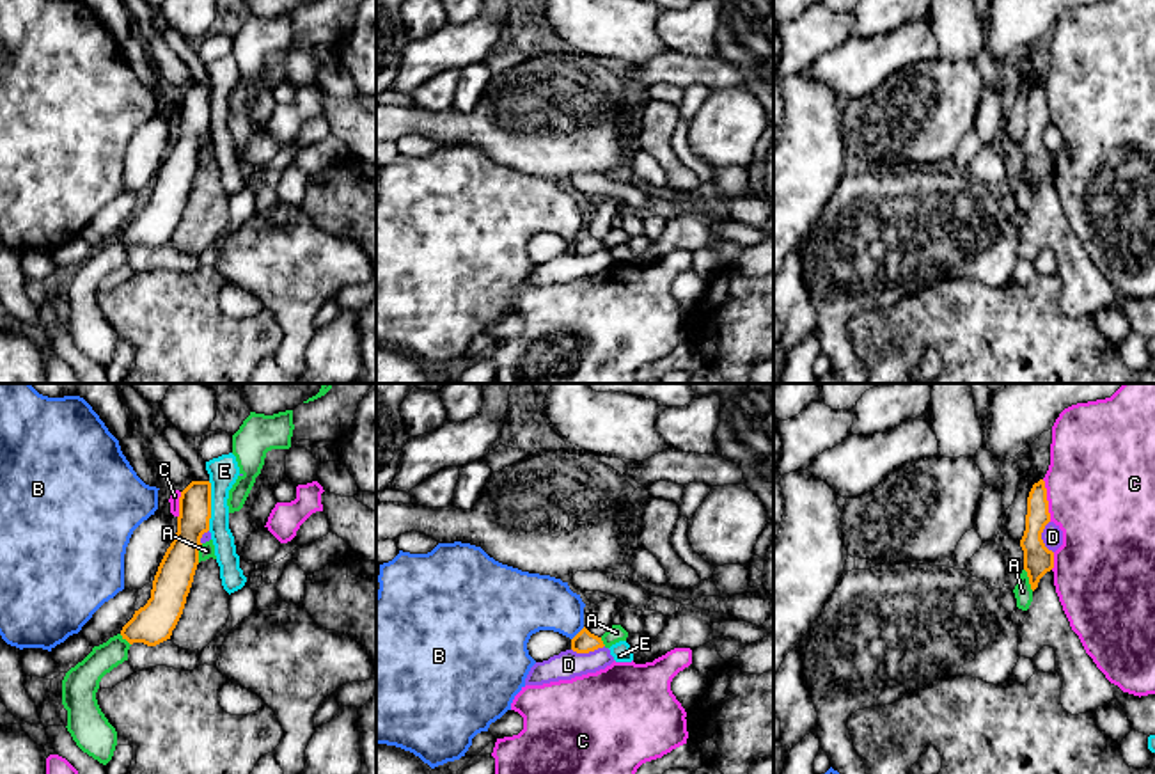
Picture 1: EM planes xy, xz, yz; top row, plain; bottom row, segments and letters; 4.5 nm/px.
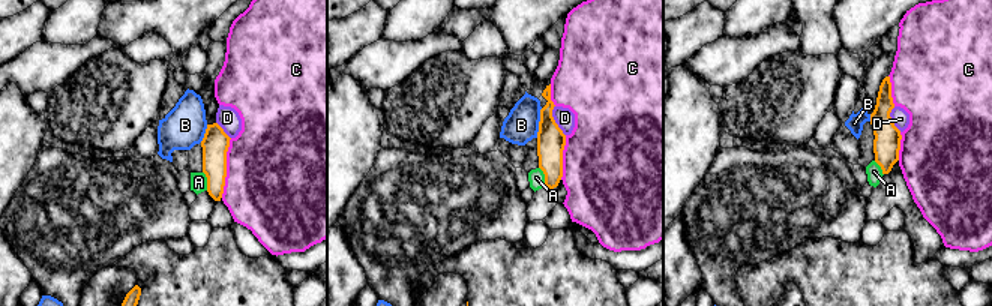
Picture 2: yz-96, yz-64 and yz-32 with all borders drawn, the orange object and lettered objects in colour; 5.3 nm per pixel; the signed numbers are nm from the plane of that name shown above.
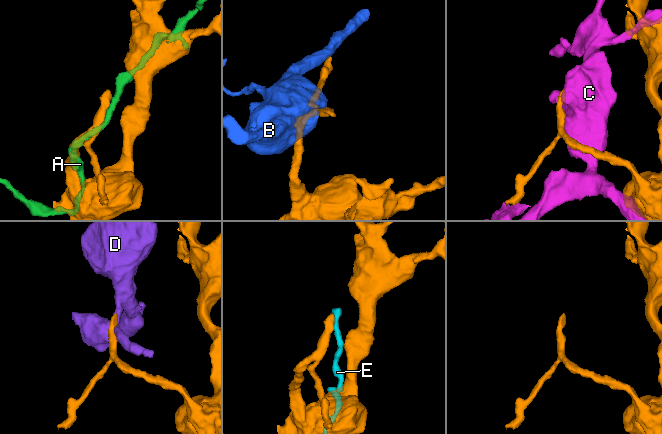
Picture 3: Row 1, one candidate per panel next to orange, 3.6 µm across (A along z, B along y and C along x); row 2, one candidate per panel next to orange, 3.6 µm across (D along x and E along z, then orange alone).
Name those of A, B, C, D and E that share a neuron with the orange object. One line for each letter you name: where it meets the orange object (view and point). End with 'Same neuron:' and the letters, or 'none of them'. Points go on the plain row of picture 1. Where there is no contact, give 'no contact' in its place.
Same neuron: none of them

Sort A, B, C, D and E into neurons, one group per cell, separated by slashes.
A / B / C / D / E

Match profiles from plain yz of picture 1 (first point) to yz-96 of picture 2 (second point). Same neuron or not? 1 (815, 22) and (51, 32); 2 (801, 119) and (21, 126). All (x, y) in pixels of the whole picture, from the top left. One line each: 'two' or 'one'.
1: two
2: one

